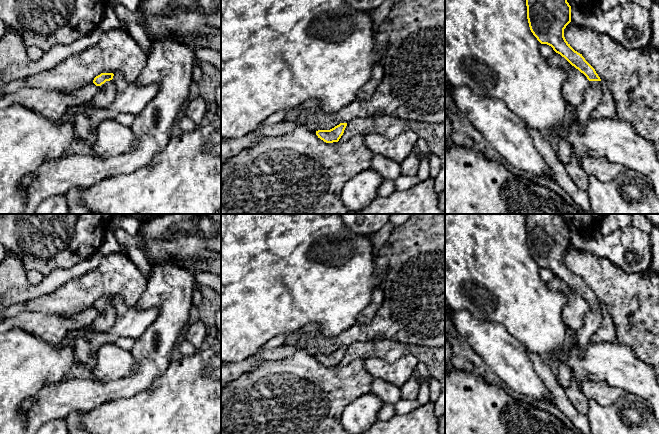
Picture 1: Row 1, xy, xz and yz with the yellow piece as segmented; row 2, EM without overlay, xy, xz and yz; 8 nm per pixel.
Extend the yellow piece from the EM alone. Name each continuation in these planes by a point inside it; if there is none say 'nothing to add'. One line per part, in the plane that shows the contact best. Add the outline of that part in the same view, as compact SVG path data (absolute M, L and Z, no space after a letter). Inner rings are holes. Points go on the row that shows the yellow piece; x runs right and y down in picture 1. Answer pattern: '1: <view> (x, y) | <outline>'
1: xy (106, 96) | M112 80L106 81L104 84L99 86L100 91L92 99L88 109L104 109L111 105L116 96L116 86Z

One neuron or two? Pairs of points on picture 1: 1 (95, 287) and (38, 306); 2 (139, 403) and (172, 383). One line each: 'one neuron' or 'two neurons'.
1: one neuron
2: one neuron

